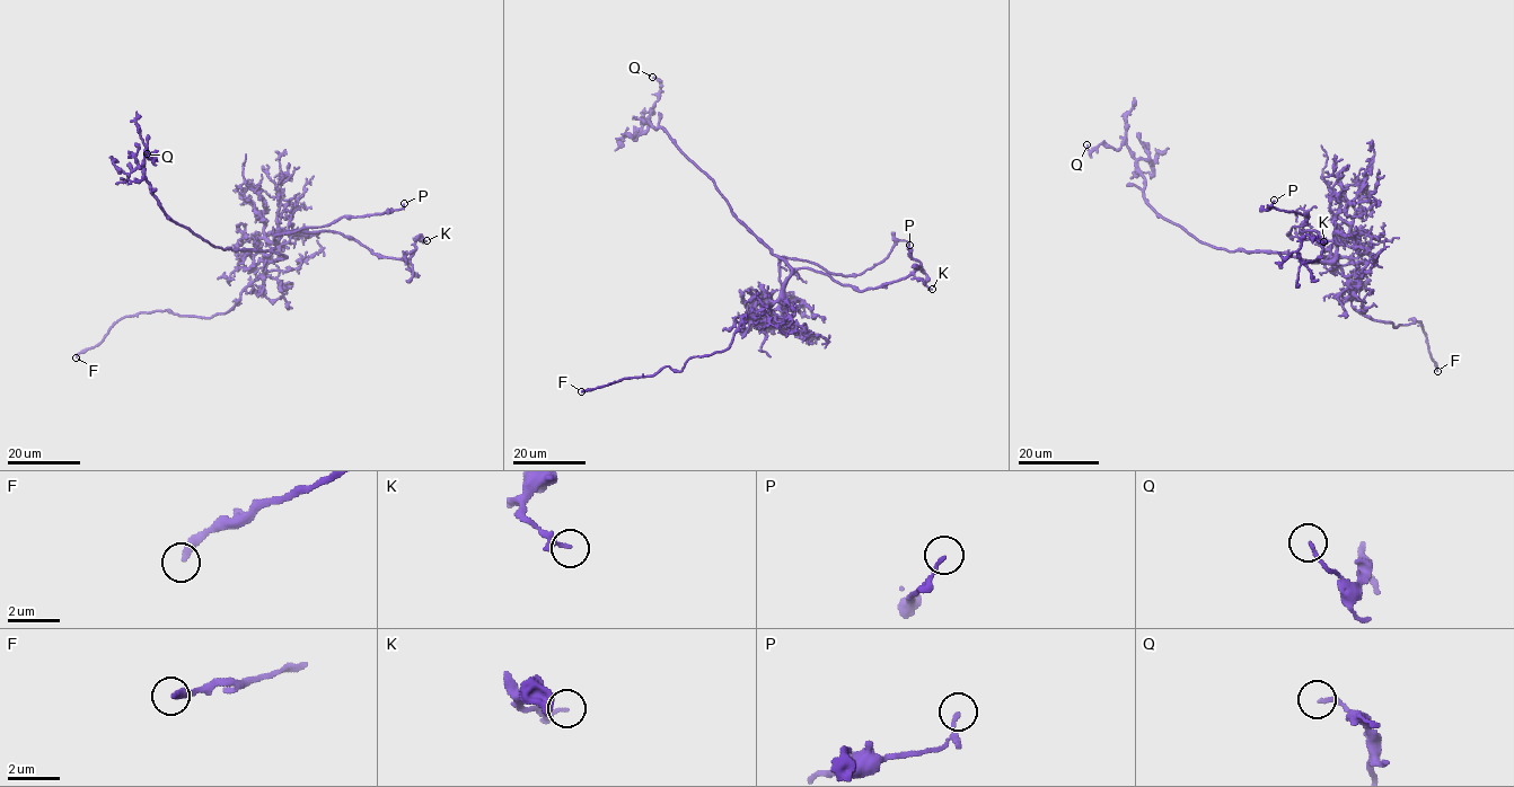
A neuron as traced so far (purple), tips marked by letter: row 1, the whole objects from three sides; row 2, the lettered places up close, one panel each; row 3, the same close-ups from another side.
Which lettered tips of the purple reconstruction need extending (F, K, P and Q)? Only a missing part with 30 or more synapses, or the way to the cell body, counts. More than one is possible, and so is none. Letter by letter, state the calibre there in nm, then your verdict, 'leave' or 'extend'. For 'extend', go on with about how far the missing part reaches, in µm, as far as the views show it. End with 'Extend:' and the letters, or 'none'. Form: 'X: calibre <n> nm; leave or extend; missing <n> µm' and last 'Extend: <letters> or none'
F: calibre 300 nm; extend; missing 25 µm
K: calibre 220 nm; leave
P: calibre 140 nm; leave
Q: calibre 120 nm; leave
Extend: F

